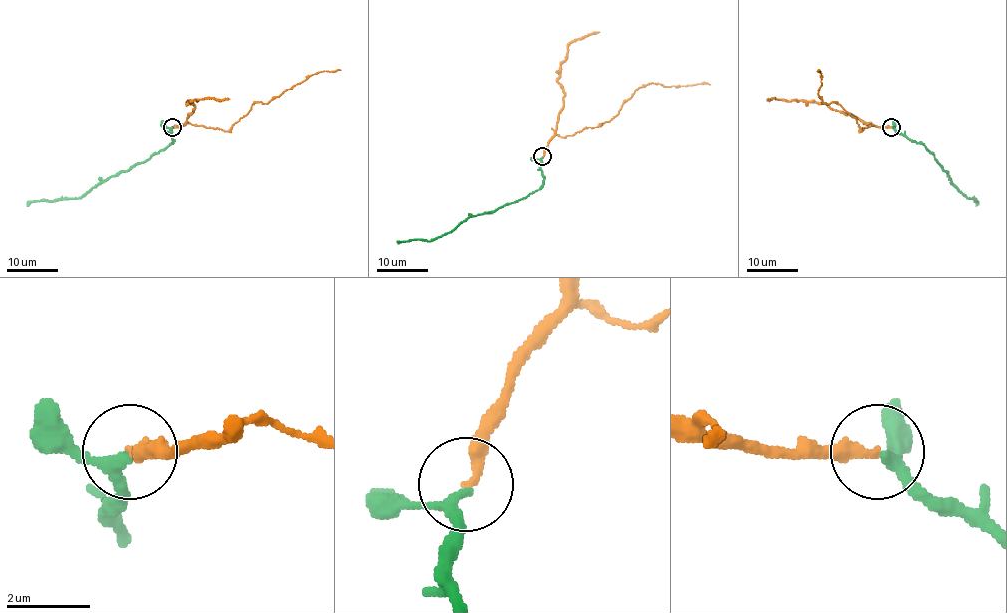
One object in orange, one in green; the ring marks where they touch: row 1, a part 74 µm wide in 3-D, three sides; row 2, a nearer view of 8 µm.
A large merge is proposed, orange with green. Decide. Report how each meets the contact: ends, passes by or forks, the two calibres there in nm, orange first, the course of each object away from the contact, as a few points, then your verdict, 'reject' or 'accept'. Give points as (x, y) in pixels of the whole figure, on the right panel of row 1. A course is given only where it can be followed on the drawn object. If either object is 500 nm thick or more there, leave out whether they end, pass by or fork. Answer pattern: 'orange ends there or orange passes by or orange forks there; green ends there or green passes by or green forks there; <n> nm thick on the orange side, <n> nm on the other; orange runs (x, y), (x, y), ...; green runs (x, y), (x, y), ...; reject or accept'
orange ends there; green passes by; 280 nm thick on the orange side, 220 nm on the other; orange runs (891, 126), (869, 123), (862, 130), (837, 102), (825, 103), (818, 96), (820, 69); green runs (892, 126), (932, 153), (950, 180), (968, 198), (975, 200), (975, 205); accept

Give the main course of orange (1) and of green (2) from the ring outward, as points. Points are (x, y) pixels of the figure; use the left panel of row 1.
1: (173, 126), (183, 126), (187, 123), (228, 130), (254, 102), (267, 103), (313, 74), (340, 69)
2: (173, 126), (170, 133), (173, 142), (142, 162), (101, 180), (78, 198), (39, 200), (27, 205)

